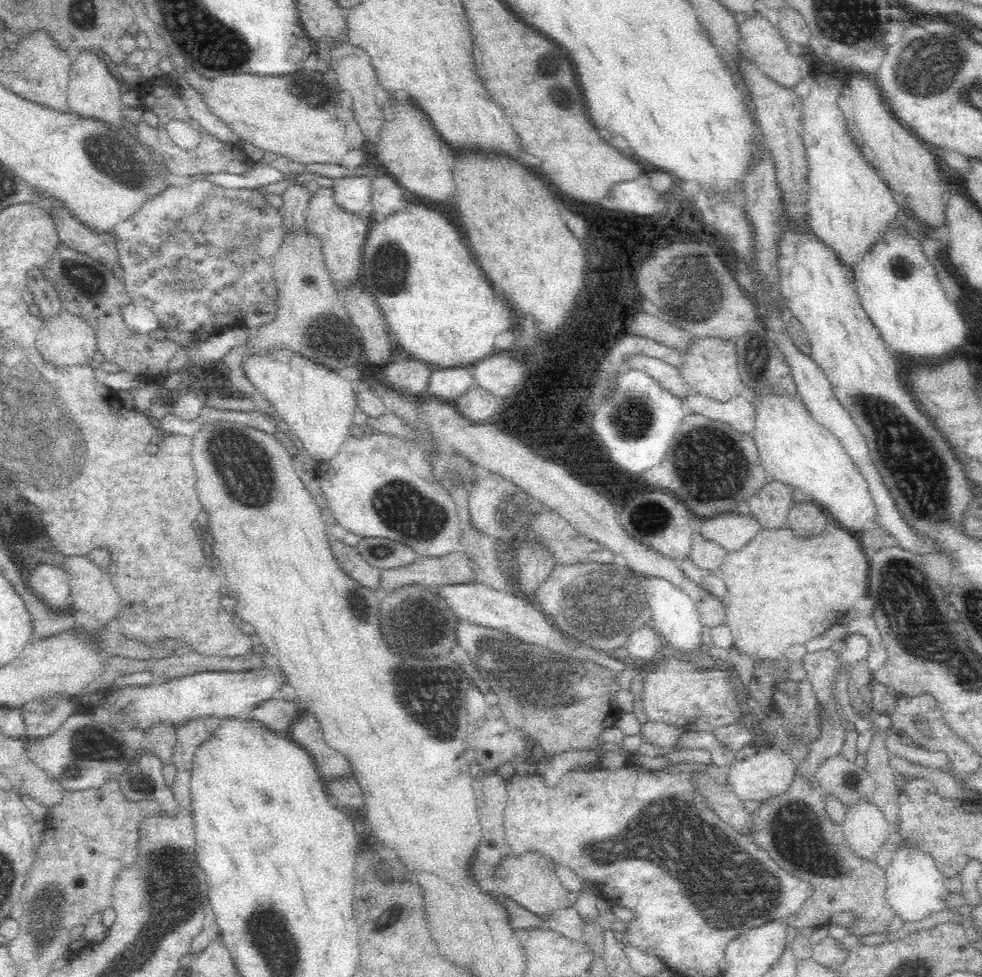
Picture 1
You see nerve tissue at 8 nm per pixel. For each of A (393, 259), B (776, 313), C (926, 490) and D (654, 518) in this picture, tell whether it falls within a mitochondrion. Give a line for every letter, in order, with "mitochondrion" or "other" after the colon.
A: mitochondrion
B: other
C: mitochondrion
D: mitochondrion

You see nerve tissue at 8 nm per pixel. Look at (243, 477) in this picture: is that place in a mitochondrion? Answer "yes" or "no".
yes

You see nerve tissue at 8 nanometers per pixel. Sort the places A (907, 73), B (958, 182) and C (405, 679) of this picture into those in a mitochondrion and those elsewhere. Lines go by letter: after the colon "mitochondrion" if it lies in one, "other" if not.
A: mitochondrion
B: other
C: mitochondrion

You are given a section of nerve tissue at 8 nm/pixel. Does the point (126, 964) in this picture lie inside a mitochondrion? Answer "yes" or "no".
yes

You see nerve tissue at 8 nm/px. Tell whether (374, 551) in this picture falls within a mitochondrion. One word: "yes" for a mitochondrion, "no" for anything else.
no

